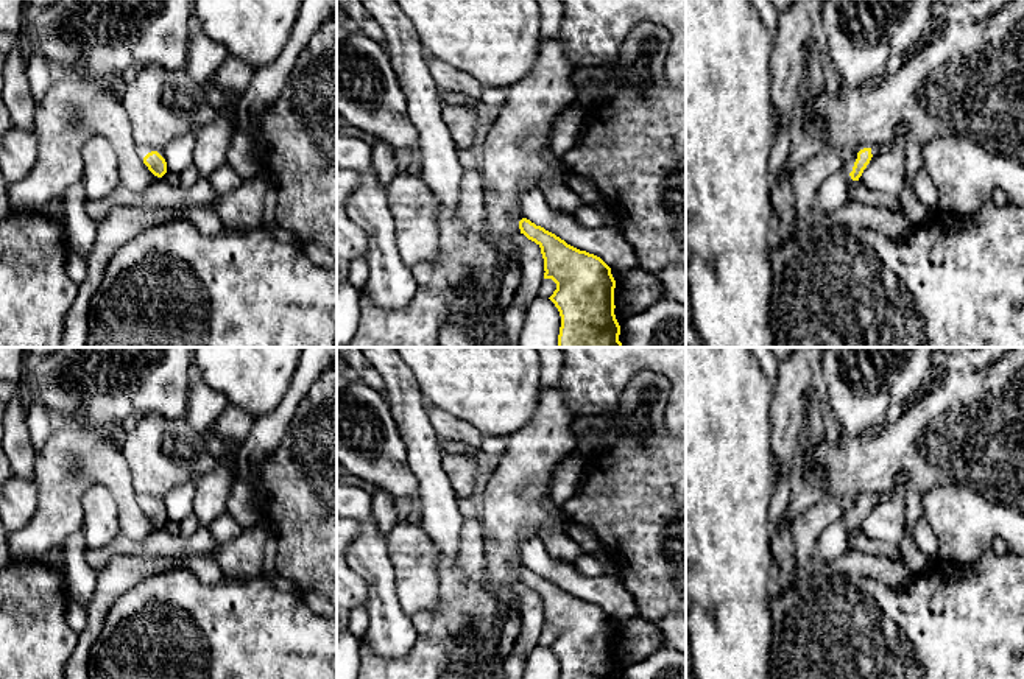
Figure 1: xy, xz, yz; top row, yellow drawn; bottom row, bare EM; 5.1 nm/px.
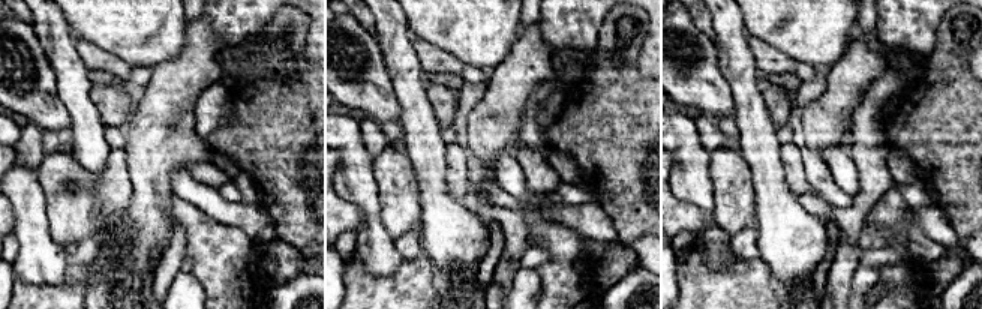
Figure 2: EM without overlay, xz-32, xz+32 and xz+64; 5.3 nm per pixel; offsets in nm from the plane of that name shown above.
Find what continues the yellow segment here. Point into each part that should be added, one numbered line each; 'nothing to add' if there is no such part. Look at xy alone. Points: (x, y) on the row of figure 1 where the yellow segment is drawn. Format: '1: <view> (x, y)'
1: xy (142, 150)

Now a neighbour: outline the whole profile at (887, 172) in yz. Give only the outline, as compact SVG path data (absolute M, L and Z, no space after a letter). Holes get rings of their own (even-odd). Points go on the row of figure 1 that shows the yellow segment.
M898 128L899 139L892 145L885 145L887 151L873 156L863 170L859 182L868 188L881 190L896 201L906 185L910 185L921 204L932 210L938 207L938 188L924 168L920 168L912 179L907 178L906 148L910 143L906 139L907 128Z

